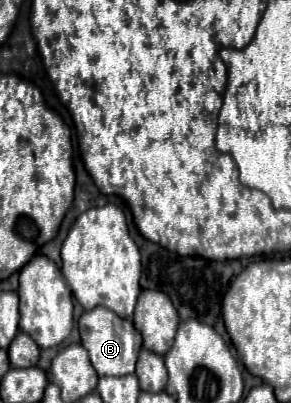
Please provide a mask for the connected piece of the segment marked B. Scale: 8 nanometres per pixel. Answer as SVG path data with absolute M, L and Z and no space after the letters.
M99 306L99 308L87 310L79 318L79 330L81 330L81 344L87 348L91 366L93 370L97 370L99 376L133 374L141 350L141 336L137 338L137 332L129 320L121 320L115 312Z

